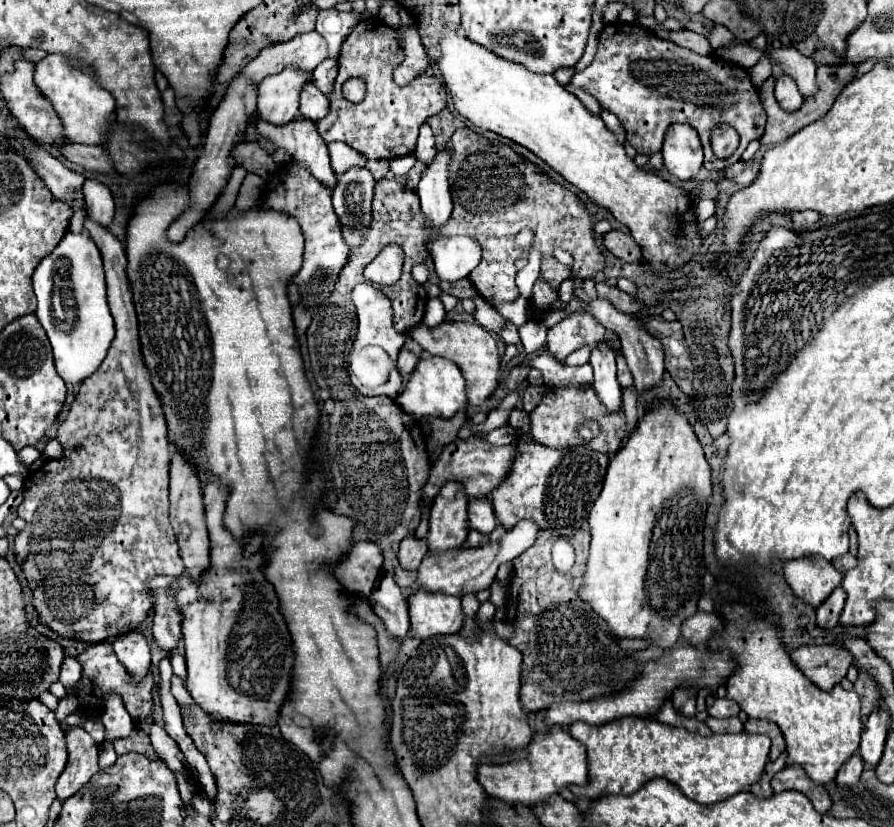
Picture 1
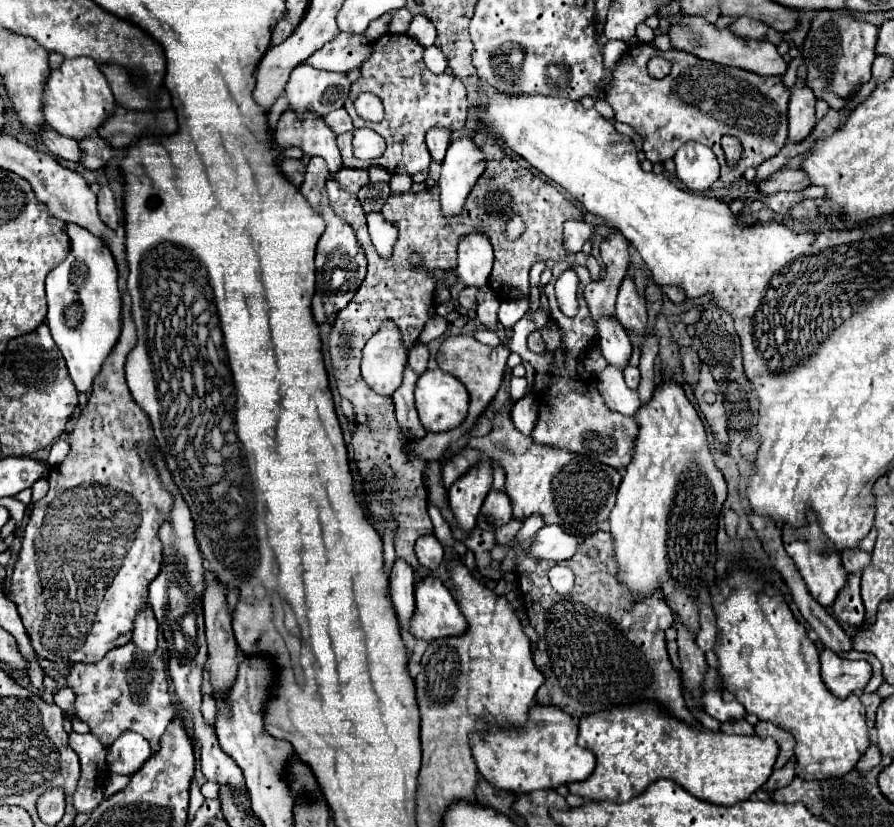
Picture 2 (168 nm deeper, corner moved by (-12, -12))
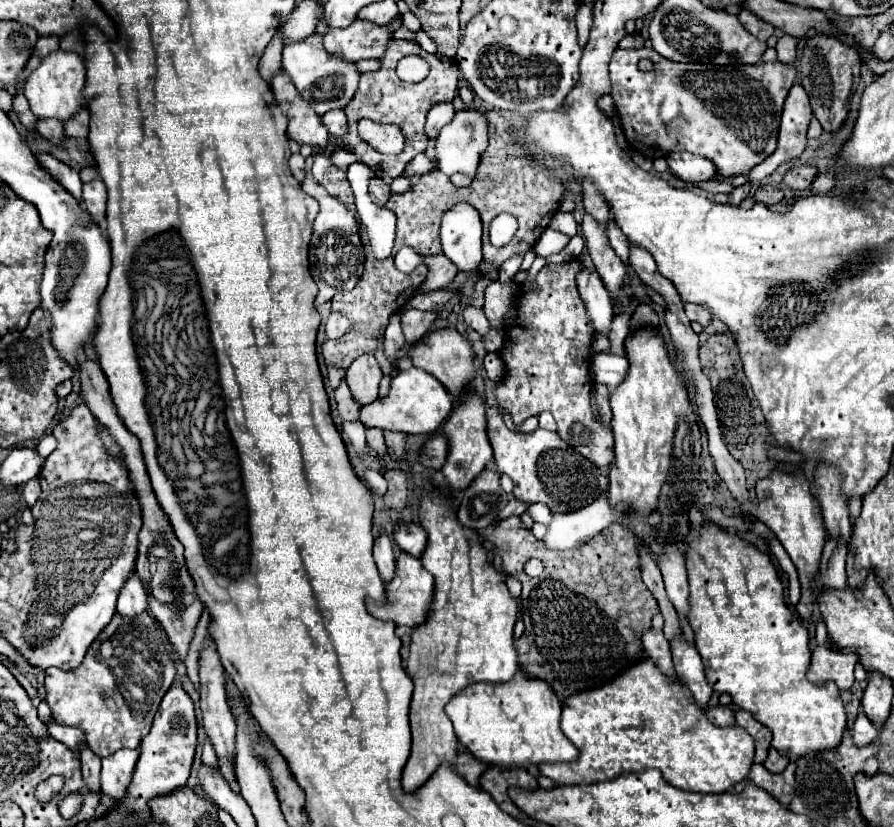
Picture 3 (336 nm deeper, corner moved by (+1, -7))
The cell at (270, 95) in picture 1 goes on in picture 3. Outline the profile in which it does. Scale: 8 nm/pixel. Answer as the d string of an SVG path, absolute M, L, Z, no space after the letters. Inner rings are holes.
M313 33L301 41L287 41L283 49L283 65L285 73L293 79L297 91L313 103L317 115L325 115L329 109L345 109L353 99L359 83L359 69L355 63L345 61L343 57L331 57L323 47L323 37Z

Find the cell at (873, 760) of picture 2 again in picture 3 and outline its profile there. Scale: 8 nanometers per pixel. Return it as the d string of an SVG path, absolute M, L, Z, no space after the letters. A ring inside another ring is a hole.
M861 711L855 719L855 725L853 725L853 739L855 739L855 745L869 745L873 739L877 737L877 727L869 721L869 717Z

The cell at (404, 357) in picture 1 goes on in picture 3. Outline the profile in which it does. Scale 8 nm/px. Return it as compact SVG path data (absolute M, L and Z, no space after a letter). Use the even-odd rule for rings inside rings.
M408 309L401 314L401 325L407 343L419 341L433 325L438 314L433 311L421 311L418 309Z

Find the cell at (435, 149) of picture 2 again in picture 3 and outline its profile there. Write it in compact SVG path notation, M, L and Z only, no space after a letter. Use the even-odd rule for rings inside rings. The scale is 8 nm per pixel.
M437 103L433 105L433 109L429 109L427 113L427 123L425 123L425 133L429 139L435 139L439 135L439 131L453 119L455 109L451 103Z

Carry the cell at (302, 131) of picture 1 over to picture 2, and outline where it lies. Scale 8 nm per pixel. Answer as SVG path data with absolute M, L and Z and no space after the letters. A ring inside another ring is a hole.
M286 110L278 120L274 140L280 148L296 146L308 156L324 158L330 174L336 174L342 168L340 152L336 148L336 134L320 116L306 114L306 118L298 120L292 110Z

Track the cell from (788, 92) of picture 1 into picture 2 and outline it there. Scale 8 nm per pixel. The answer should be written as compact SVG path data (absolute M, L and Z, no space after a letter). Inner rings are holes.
M794 86L788 104L788 140L800 142L810 134L816 122L814 114L816 96L808 86Z

